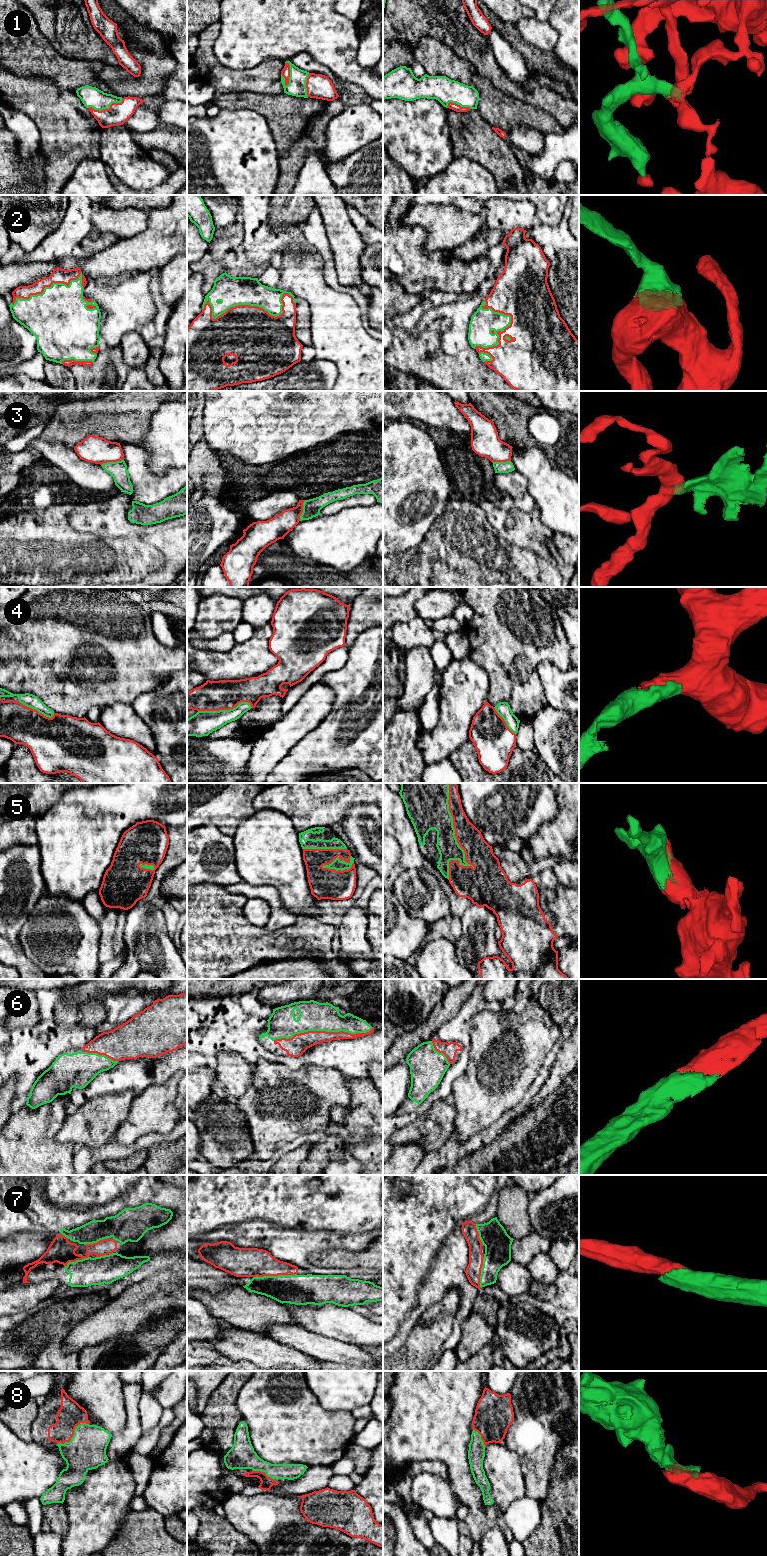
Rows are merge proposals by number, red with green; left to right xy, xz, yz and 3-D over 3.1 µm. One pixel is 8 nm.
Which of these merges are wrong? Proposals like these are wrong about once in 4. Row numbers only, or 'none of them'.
3

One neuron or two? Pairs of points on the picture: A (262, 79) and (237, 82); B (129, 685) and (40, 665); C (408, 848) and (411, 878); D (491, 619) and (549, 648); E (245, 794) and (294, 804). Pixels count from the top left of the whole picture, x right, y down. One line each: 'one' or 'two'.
A: one
B: one
C: two
D: one
E: two

